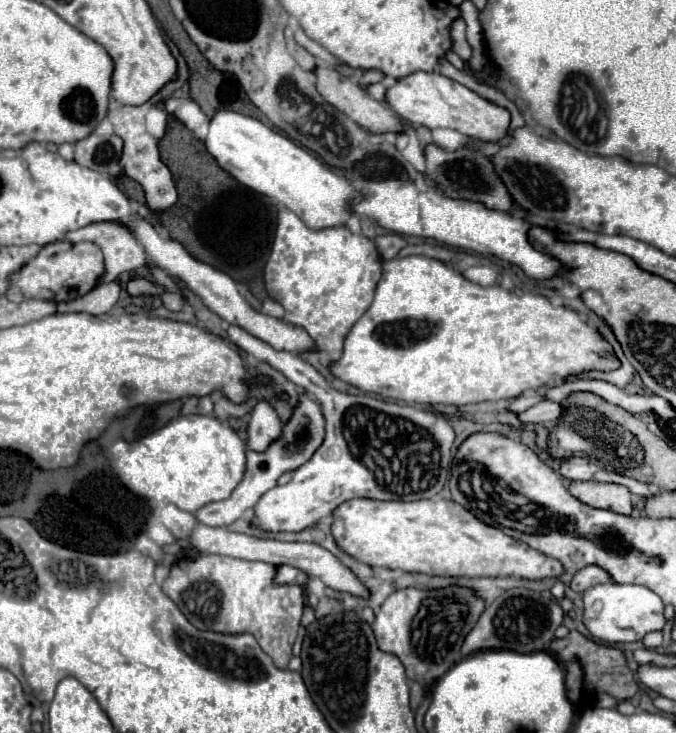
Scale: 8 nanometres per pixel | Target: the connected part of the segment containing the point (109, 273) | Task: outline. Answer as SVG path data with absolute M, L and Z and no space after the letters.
M94 222L84 228L68 232L70 242L94 242L104 254L104 272L98 284L112 282L122 272L134 272L146 262L146 252L134 232L120 222Z

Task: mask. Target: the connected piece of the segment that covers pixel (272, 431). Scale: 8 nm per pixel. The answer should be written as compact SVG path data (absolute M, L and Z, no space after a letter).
M260 400L250 416L248 424L248 448L254 452L264 452L272 442L276 442L282 434L282 422L276 416L274 408Z

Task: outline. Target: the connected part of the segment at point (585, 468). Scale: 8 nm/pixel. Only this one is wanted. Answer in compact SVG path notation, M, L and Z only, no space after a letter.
M564 460L560 464L558 472L560 472L560 476L564 476L568 480L594 480L590 466L582 460Z

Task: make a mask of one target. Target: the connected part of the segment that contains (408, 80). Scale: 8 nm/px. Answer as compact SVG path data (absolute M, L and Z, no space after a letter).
M414 72L396 82L394 88L388 90L386 100L390 108L410 120L412 124L434 128L452 128L466 138L482 140L482 142L500 142L508 136L510 128L510 112L494 102L478 96L470 88L460 82L454 82L440 72Z

